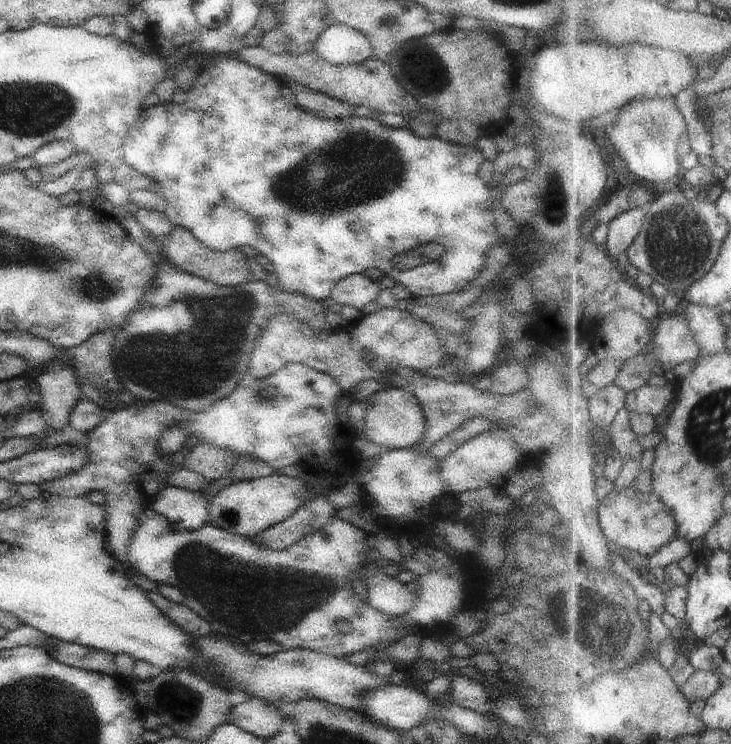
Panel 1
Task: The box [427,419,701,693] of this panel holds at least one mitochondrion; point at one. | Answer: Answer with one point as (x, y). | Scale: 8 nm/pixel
(602, 627)

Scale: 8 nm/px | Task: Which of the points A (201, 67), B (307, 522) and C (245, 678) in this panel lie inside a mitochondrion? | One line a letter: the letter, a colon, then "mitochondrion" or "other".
A: other
B: other
C: other

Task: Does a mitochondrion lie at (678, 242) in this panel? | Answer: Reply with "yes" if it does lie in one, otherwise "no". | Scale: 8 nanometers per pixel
yes

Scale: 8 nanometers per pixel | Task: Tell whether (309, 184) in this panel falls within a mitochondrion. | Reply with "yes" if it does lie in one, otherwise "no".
yes

